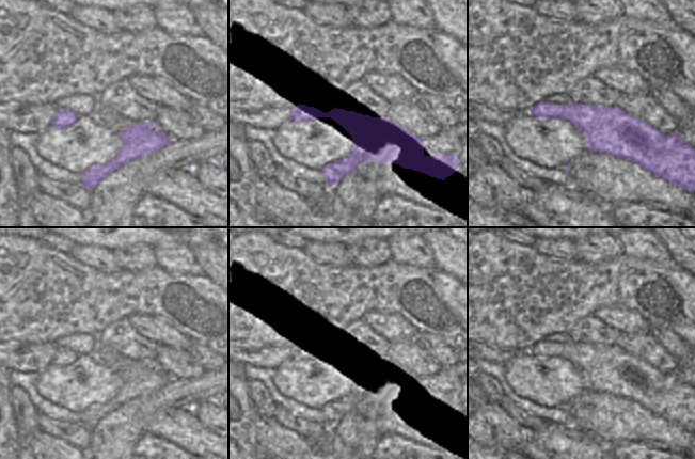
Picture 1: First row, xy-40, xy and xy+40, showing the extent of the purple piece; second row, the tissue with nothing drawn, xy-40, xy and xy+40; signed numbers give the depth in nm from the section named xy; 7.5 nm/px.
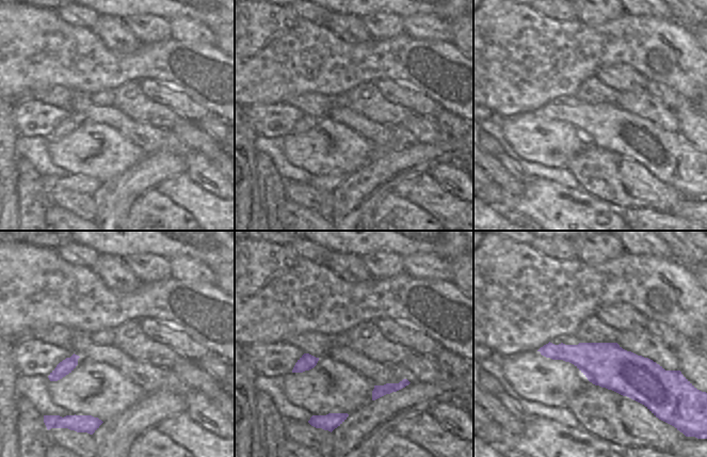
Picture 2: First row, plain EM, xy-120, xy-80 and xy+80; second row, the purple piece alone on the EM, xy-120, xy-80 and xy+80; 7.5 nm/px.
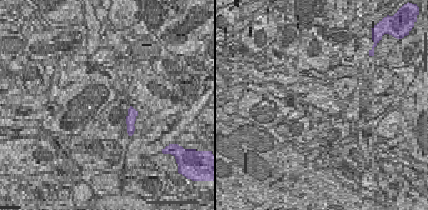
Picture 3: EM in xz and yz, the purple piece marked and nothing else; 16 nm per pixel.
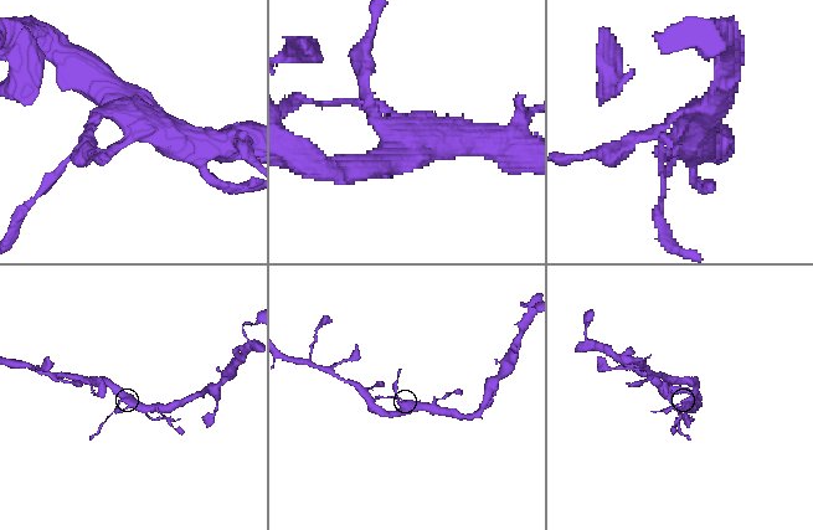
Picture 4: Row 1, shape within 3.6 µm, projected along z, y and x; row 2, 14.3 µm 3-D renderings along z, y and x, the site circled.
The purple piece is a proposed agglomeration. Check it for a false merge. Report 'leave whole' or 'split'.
split

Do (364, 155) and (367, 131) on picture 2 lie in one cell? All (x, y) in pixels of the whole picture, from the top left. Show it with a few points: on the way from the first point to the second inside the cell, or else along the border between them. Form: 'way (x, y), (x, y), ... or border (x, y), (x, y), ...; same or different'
border (346, 125), (374, 145); different

